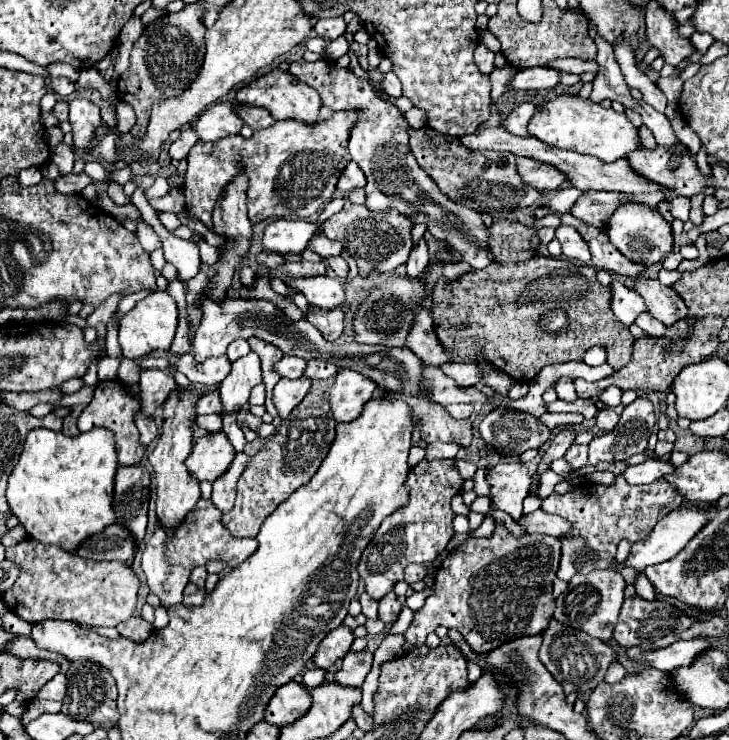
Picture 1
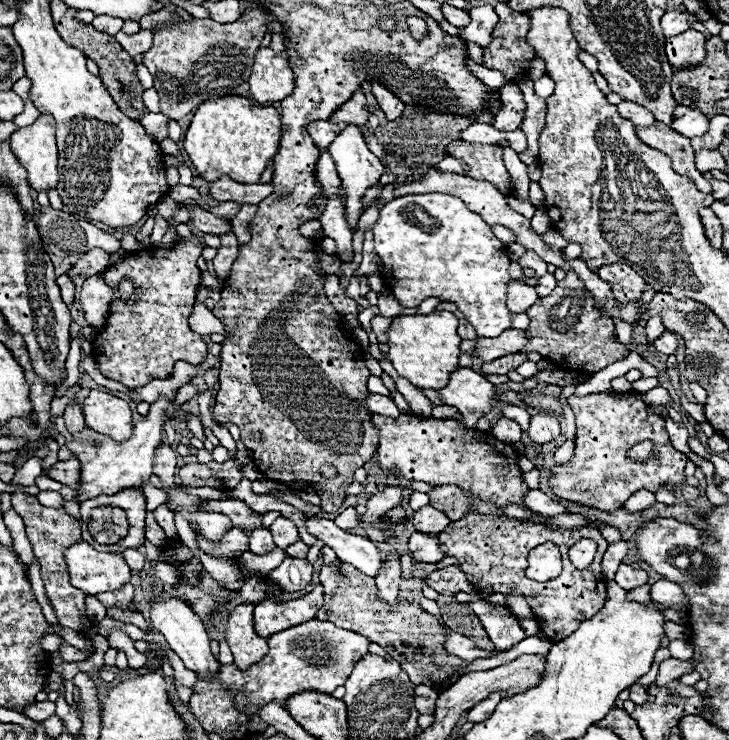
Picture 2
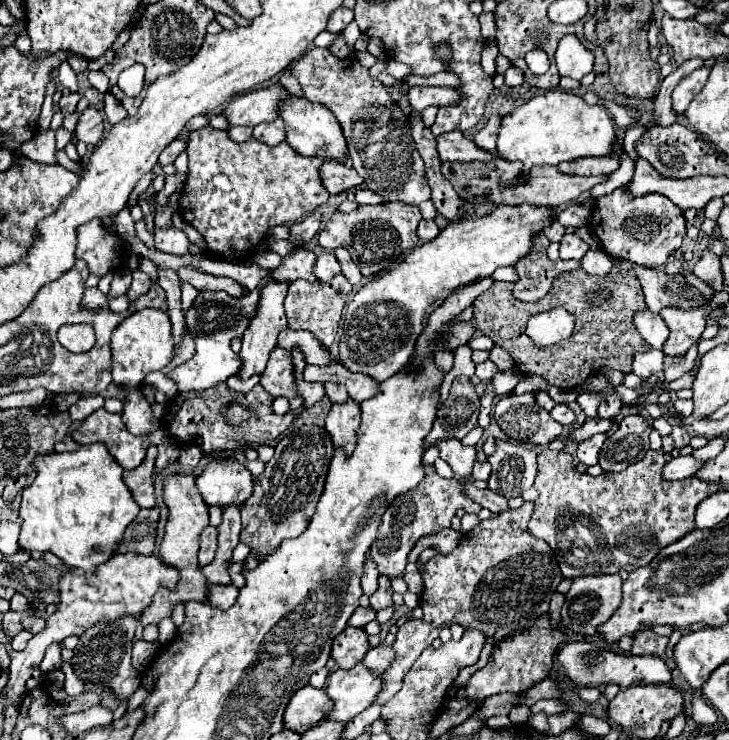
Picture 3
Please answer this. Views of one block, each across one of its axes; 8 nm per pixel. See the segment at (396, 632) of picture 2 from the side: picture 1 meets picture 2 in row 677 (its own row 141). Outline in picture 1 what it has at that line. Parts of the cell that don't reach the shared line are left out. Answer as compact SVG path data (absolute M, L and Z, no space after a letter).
M430 126L408 128L410 150L420 164L420 168L436 182L436 186L452 202L470 206L478 214L488 214L494 222L502 220L516 208L526 208L538 202L540 192L532 186L526 186L516 172L514 154L494 152L494 150L470 150L462 146L460 138L434 132Z

